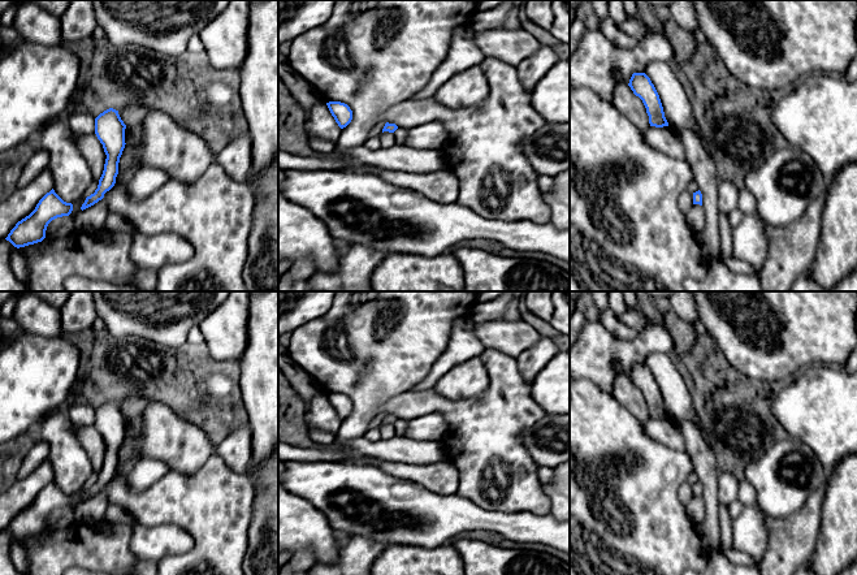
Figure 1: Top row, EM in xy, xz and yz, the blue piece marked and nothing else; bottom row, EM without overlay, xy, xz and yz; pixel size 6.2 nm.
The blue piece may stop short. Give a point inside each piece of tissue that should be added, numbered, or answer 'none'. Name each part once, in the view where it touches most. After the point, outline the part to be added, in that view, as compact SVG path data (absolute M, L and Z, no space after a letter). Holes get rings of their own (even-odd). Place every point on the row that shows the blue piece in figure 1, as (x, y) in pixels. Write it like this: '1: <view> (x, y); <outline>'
none

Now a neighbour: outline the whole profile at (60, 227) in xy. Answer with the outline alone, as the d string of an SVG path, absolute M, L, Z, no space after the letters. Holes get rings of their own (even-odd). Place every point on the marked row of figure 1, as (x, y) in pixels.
M62 216L52 220L46 230L46 237L62 237L68 235L74 229L74 219Z

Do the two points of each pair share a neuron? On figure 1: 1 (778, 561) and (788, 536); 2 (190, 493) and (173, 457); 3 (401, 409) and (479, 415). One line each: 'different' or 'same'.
1: same
2: different
3: same

